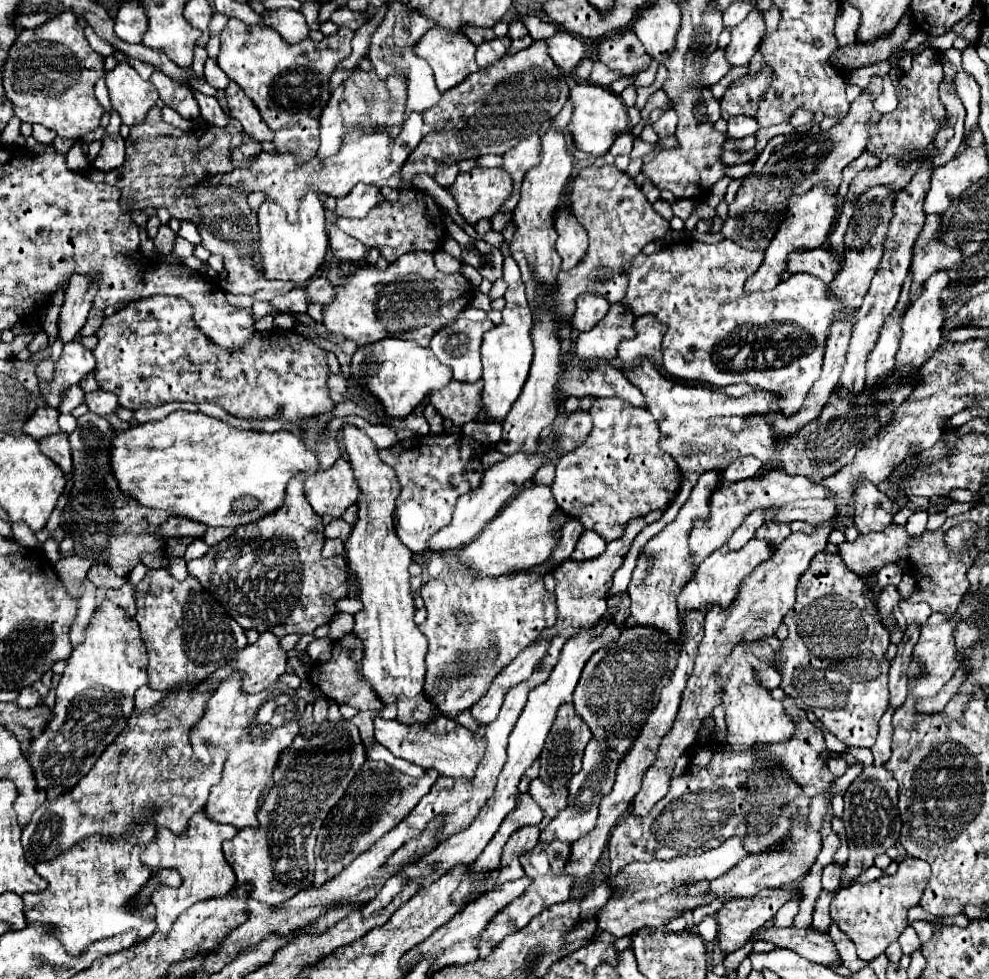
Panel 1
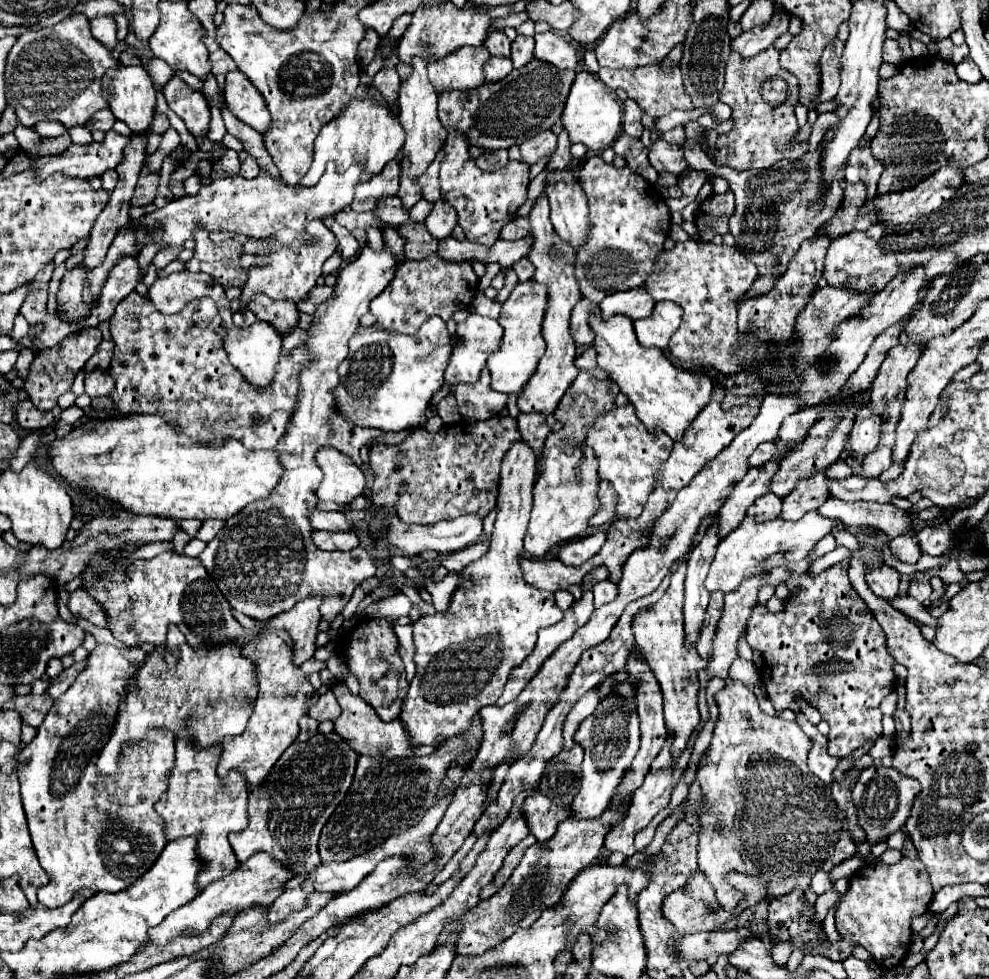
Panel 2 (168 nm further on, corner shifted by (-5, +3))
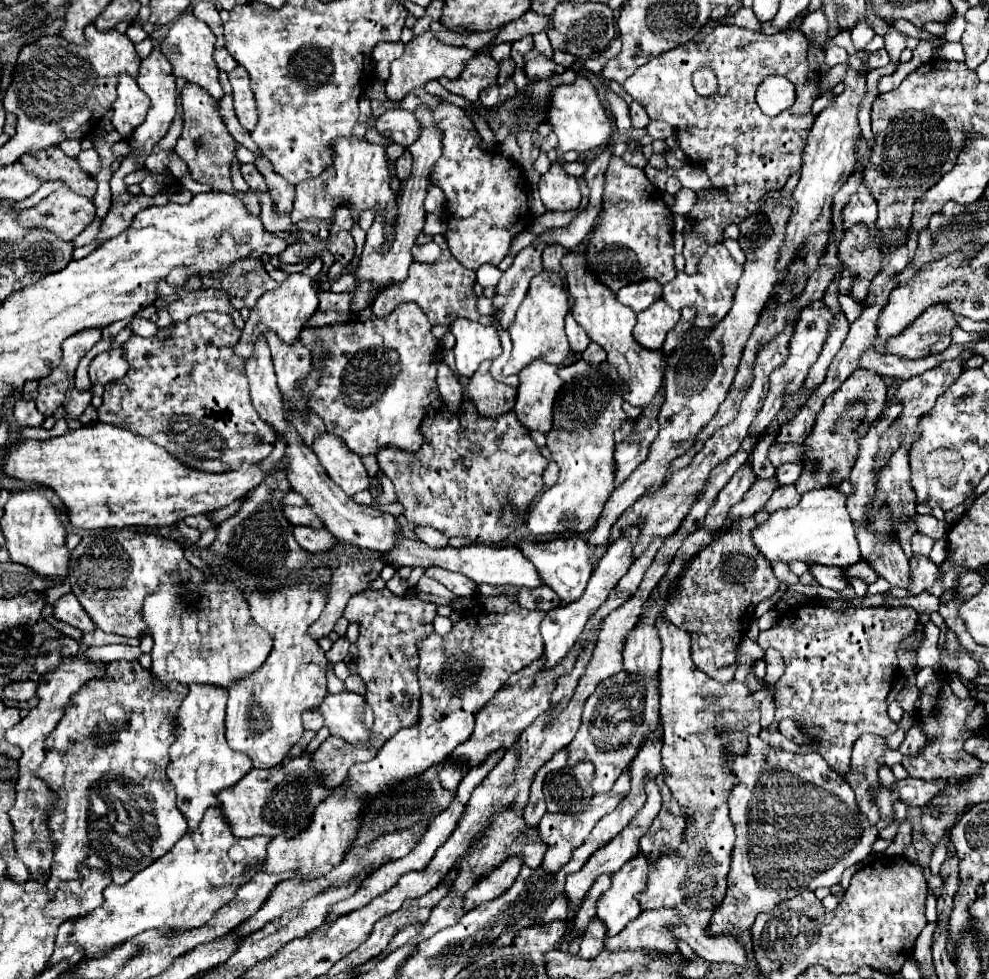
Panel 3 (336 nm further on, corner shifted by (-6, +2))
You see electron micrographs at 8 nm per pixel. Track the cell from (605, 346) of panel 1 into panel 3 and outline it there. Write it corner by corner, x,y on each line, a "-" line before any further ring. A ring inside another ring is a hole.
644,281
644,283
634,283
634,285
626,285
616,293
616,299
622,305
628,305
630,309
634,309
636,313
648,309
654,301
658,301
662,297
662,287
658,283
652,281

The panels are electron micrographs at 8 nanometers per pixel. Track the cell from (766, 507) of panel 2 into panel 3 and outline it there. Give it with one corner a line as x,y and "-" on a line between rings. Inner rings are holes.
782,485
780,489
774,491
774,495
768,499
768,503
764,505
764,509
768,513
780,509
780,507
794,507
800,501
800,495
796,493
794,485

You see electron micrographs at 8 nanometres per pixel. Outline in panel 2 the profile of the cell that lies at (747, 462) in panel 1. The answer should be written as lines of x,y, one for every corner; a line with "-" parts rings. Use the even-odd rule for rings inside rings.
763,442
749,458
749,464
751,466
763,466
767,464
769,460
775,460
779,458
779,454
775,454
775,444
773,442

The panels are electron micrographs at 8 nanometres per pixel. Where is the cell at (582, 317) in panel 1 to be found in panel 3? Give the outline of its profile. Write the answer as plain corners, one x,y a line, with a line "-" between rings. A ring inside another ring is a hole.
572,313
566,315
566,335
568,335
568,341
570,341
570,349
572,349
574,353
582,353
582,351
588,347
588,343
590,343
588,335
586,335
586,333
582,331
582,327
576,323
576,319
574,319

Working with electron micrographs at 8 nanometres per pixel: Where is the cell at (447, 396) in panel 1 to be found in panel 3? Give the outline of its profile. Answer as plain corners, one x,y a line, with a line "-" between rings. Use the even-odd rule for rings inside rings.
484,361
478,371
470,377
466,387
466,399
470,399
482,417
502,415
514,409
516,389
504,383
498,383
490,375
490,361

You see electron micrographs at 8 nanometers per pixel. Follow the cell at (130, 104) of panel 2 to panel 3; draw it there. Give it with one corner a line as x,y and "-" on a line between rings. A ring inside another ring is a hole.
130,75
118,77
118,99
114,101
114,129
122,135
122,139
128,139
132,131
144,123
148,113
148,95
138,87
136,79

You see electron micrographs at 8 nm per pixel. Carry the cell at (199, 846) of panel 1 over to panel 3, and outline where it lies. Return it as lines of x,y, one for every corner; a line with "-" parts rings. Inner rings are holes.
190,687
190,693
180,705
176,741
170,747
170,765
166,775
176,791
176,801
190,829
196,829
208,807
220,807
218,791
236,785
250,769
252,761
246,755
230,751
224,737
228,693
218,687

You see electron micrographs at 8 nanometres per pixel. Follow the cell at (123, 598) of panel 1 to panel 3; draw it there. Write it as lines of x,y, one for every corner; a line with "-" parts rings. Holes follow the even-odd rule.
68,593
64,597
60,597
54,605
54,615
60,621
66,621
74,627
78,627
84,633
90,633
96,629
96,623
90,619
90,615
84,611
84,607
78,603
74,593

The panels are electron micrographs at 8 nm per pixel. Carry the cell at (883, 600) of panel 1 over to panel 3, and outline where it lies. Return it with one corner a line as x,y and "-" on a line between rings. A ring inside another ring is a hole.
858,561
854,565
848,567
848,575
854,575
854,577
860,577
862,581
868,583
868,573
870,573
870,567
866,565
866,561

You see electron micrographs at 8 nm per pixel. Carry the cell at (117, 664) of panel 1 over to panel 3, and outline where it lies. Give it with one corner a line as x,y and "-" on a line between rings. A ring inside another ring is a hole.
122,659
108,663
104,677
82,685
82,689
66,703
58,727
46,737
46,755
36,769
36,777
42,779
54,795
54,801
48,807
48,829
54,857
50,879
46,883
52,899
60,883
80,879
78,865
104,867
104,873
110,875
112,883
124,885
188,833
186,819
176,807
176,793
164,773
168,767
168,749
176,737
174,719
186,695
188,687
180,683
176,683
176,687
156,687
138,661
-
92,795
100,795
108,805
106,815
94,813

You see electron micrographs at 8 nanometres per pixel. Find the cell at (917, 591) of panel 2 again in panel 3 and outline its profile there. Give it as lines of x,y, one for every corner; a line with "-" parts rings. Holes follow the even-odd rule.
916,557
910,559
910,587
908,589
891,588
890,595
895,598
914,597
924,593
928,587
936,583
937,565
930,557

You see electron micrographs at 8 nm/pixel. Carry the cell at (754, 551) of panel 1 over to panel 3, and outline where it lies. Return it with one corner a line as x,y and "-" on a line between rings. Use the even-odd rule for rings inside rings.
840,491
804,493
796,507
774,511
768,521
760,523
750,531
750,537
760,555
770,563
806,561
846,567
862,559
858,551
856,531
846,509
846,495
842,495

